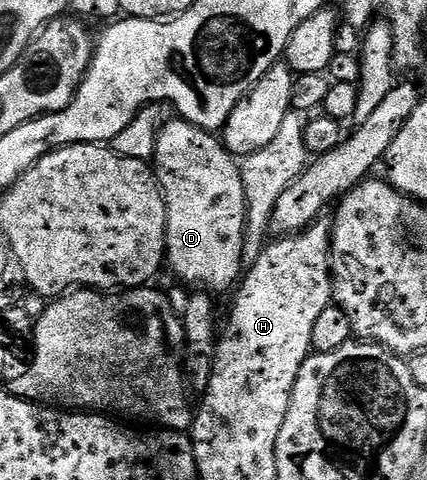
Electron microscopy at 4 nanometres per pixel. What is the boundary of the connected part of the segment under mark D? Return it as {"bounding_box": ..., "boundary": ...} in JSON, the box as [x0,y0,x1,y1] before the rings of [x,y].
{"bounding_box":[152,116,246,296],"boundary":[[[174,116],[162,125],[162,131],[156,140],[152,169],[157,174],[158,184],[166,197],[165,261],[168,266],[190,288],[204,290],[211,296],[219,296],[225,290],[233,291],[244,270],[246,248],[246,197],[239,159],[226,151],[221,137],[184,121],[180,116]]]}

